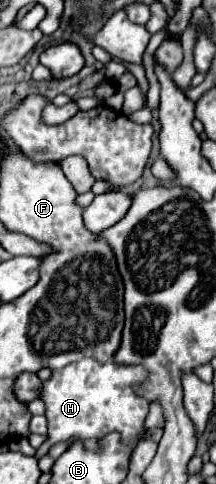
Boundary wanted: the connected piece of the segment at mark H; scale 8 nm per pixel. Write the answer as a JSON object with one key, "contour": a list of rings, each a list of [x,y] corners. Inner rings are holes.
{"contour":[[[84,358],[72,362],[60,370],[54,370],[40,388],[40,398],[46,404],[48,440],[36,450],[42,458],[58,442],[82,442],[88,450],[100,450],[100,440],[112,432],[118,432],[124,444],[132,446],[144,436],[144,420],[150,402],[136,394],[136,386],[146,380],[144,366],[126,364],[100,364],[98,360]]]}

